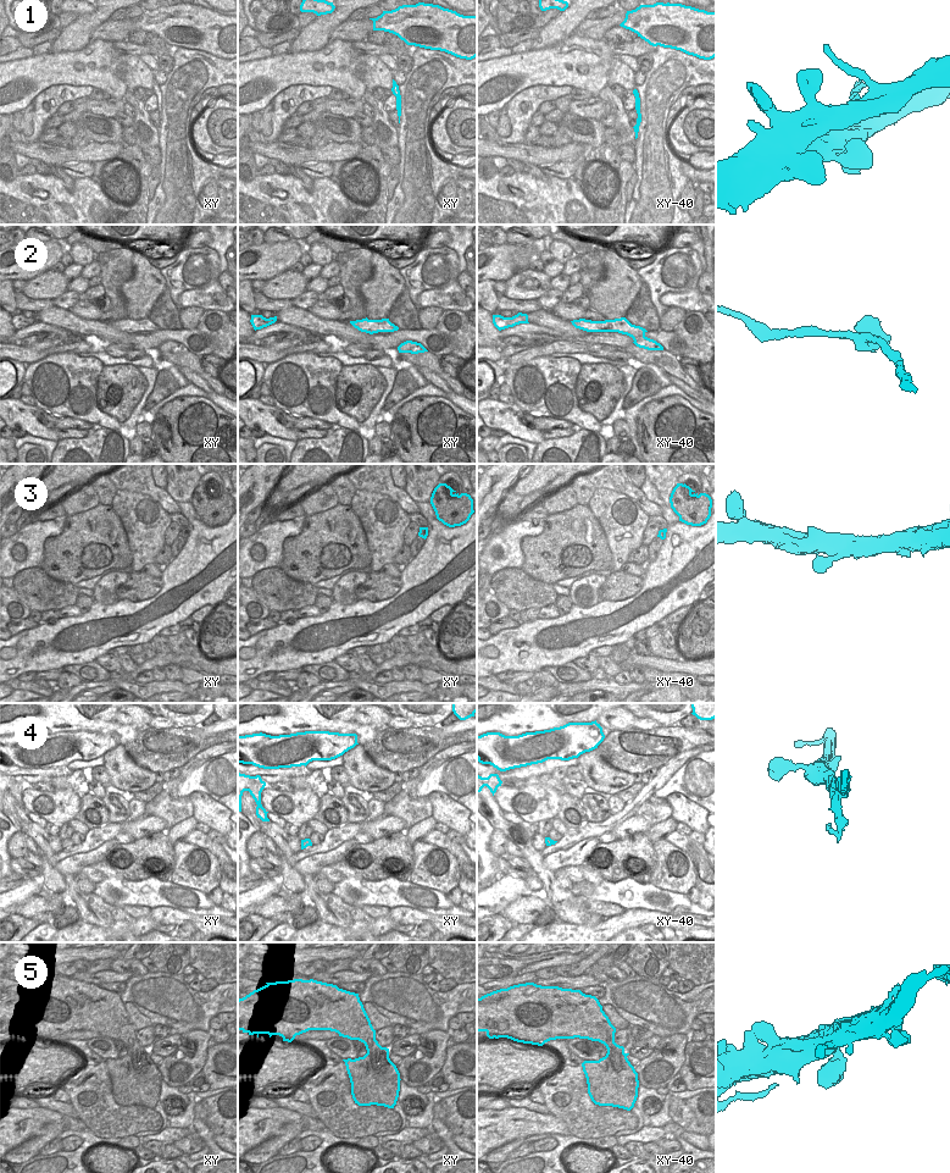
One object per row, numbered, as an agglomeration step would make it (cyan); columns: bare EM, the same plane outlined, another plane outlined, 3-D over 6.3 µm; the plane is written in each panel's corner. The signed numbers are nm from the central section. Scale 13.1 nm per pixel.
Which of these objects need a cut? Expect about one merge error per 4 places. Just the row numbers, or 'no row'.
no row

